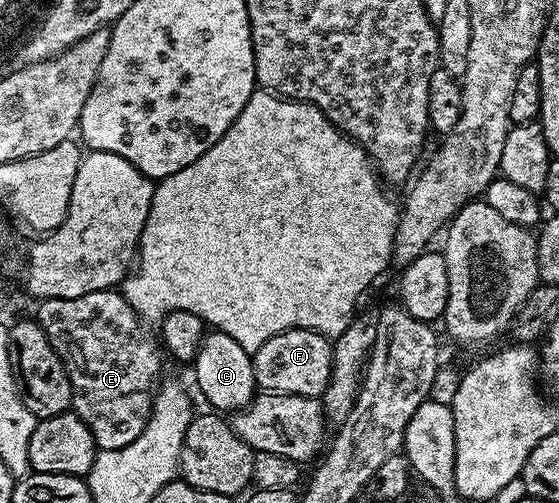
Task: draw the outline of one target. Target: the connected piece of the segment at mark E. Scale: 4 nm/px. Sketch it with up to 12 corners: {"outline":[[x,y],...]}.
{"outline":[[118,290],[45,299],[71,411],[137,441],[164,352]]}

